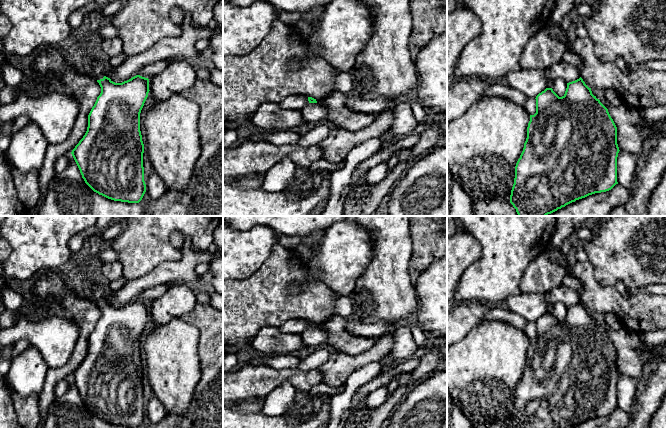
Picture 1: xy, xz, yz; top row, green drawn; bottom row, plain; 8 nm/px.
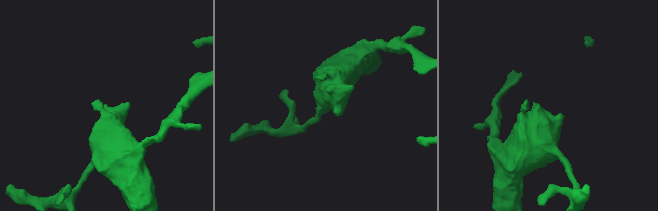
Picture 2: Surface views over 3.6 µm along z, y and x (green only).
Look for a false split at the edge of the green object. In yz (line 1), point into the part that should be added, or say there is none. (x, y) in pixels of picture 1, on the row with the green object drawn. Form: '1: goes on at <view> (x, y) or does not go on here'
1: does not go on here

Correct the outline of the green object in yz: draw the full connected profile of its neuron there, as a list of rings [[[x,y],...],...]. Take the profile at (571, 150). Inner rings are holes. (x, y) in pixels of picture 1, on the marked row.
[[[583,79],[567,83],[565,94],[559,97],[552,88],[536,96],[536,113],[530,115],[527,138],[515,166],[510,203],[518,216],[547,216],[576,200],[611,190],[617,182],[617,127],[608,109],[592,94]]]

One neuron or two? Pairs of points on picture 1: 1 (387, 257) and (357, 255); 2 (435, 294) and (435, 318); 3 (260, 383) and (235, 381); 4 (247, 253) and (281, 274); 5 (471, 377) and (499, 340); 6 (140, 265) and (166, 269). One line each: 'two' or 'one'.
1: two
2: one
3: one
4: two
5: one
6: two

